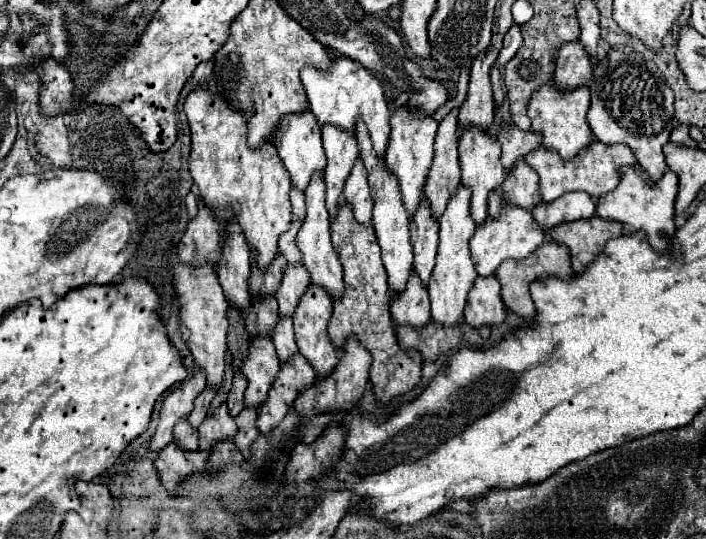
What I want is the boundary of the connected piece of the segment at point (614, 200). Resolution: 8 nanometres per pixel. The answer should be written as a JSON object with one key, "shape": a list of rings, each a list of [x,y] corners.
{"shape":[[[635,165],[623,171],[617,189],[599,197],[597,217],[631,225],[635,231],[643,231],[647,235],[647,241],[655,251],[669,253],[673,249],[673,235],[675,235],[675,221],[673,221],[675,199],[677,199],[677,175],[673,171],[665,171],[665,175],[657,183],[651,183],[649,175],[639,165]]]}

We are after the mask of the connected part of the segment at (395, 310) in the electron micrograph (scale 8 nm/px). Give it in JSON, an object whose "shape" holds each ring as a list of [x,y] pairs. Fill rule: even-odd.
{"shape":[[[411,275],[407,281],[407,289],[393,299],[391,317],[397,327],[423,329],[427,327],[427,323],[431,323],[429,295],[417,275]]]}

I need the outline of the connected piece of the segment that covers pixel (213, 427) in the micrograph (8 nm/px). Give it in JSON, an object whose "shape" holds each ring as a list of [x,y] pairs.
{"shape":[[[223,405],[223,407],[219,407],[219,411],[215,411],[215,415],[211,419],[205,419],[197,431],[199,431],[199,449],[211,453],[213,443],[225,441],[225,439],[231,439],[231,441],[235,439],[237,425],[227,413],[227,405]]]}

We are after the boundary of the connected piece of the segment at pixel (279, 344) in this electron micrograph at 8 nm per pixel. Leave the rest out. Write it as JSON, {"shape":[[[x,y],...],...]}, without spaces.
{"shape":[[[279,319],[275,333],[273,333],[273,345],[277,349],[277,357],[281,363],[287,363],[293,355],[299,353],[295,335],[293,335],[293,321],[291,319]]]}

